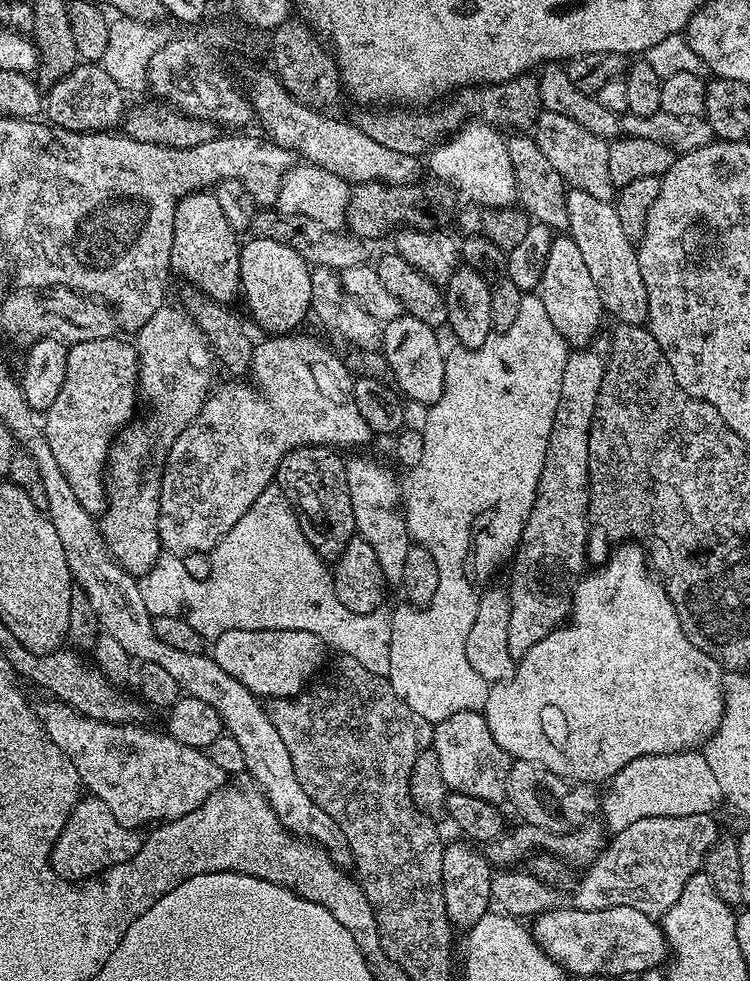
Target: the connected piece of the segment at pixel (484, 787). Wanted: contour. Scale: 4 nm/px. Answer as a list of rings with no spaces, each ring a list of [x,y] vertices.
[[[483,711],[459,712],[439,721],[432,730],[432,748],[438,754],[445,786],[454,792],[471,794],[491,804],[500,804],[509,799],[508,783],[512,769],[512,757],[490,734]]]

